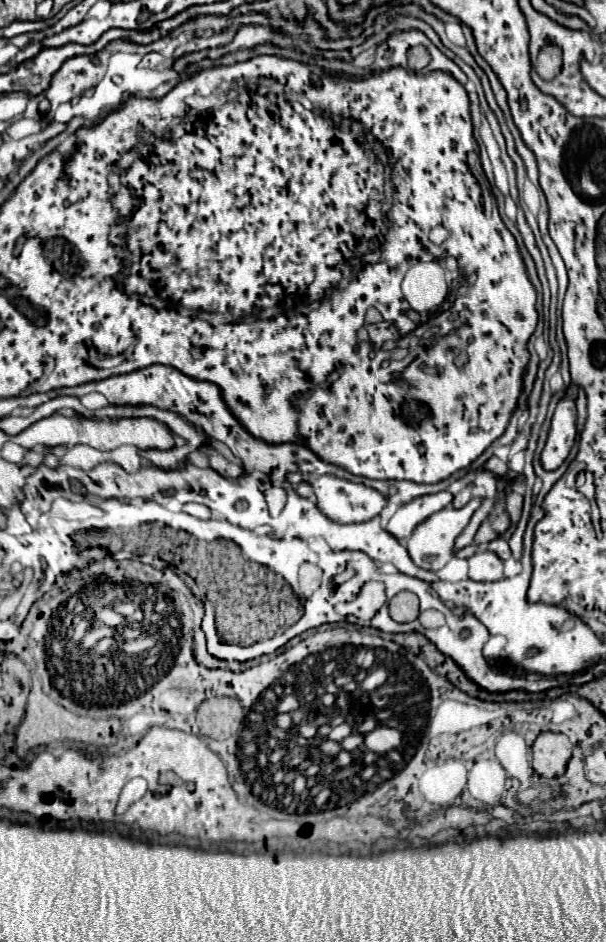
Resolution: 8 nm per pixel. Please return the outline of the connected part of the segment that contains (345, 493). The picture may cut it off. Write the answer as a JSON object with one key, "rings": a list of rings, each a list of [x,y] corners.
{"rings":[[[331,474],[315,482],[315,504],[333,522],[367,522],[387,504],[385,496],[365,484],[355,484]]]}

